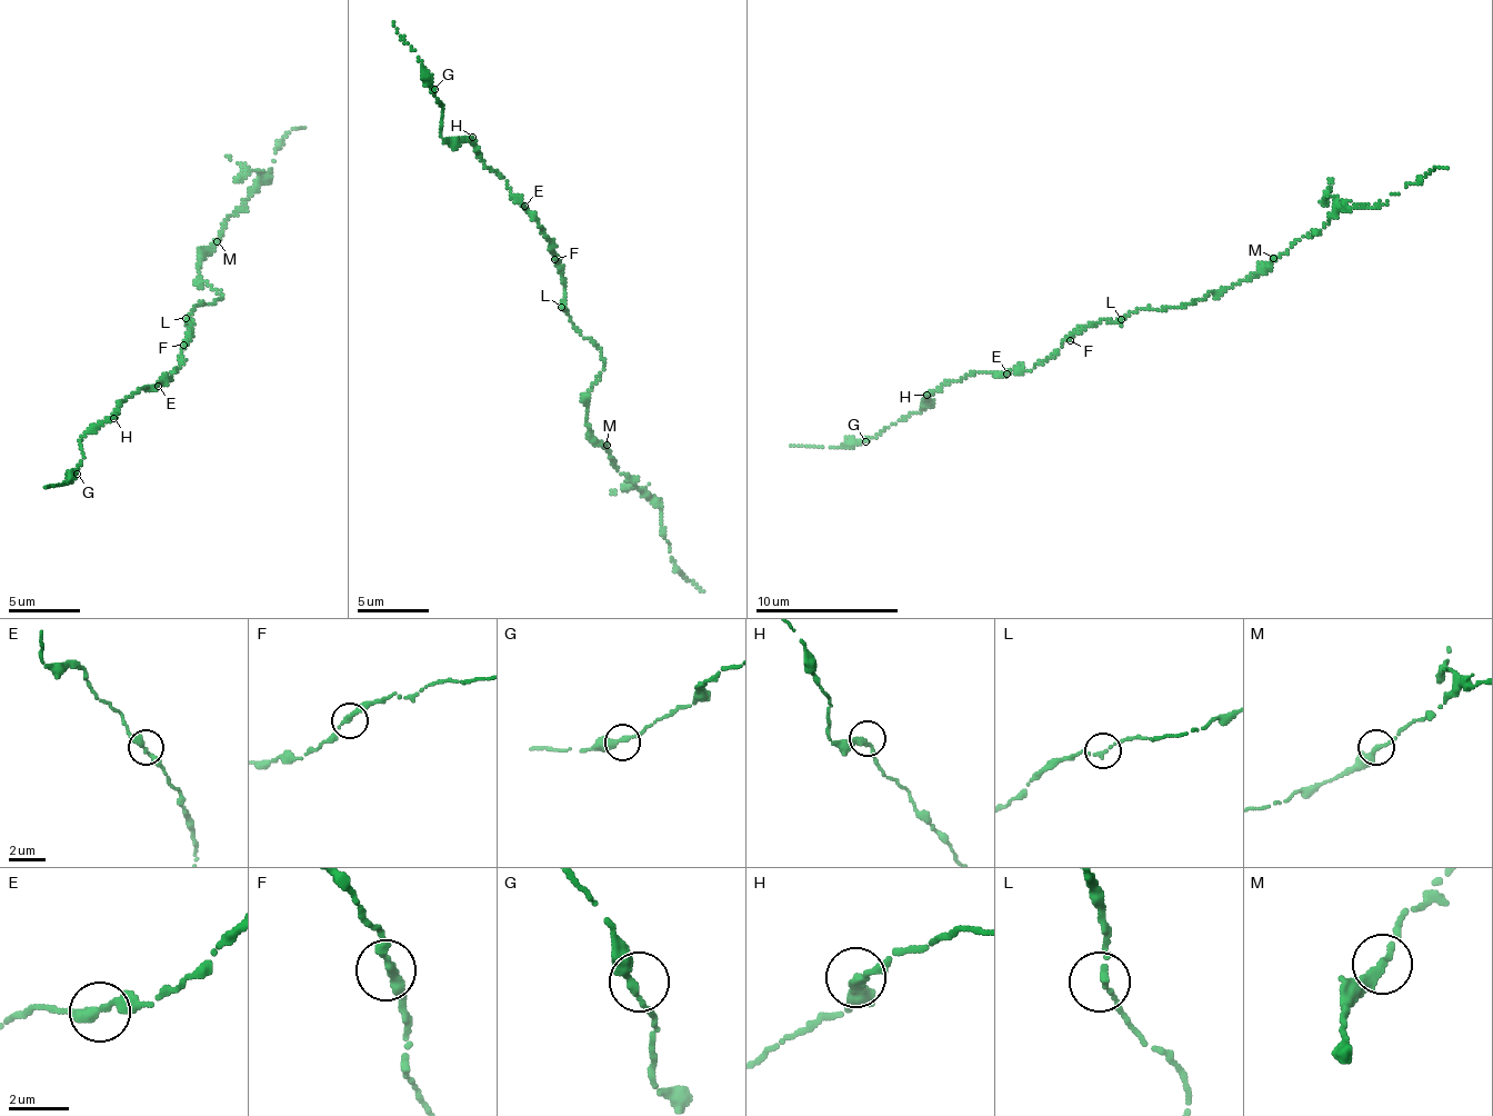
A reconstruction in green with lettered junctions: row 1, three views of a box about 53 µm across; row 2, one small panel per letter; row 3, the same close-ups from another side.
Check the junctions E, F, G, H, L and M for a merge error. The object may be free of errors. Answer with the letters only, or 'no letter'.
no letter

